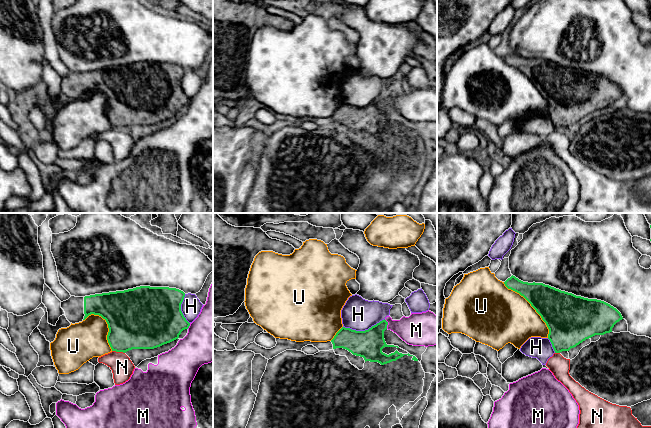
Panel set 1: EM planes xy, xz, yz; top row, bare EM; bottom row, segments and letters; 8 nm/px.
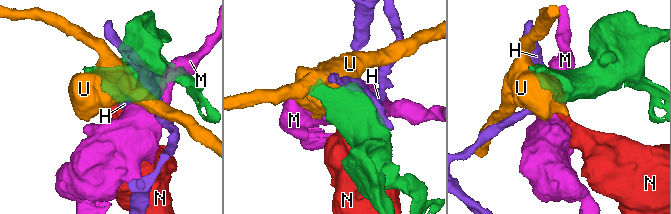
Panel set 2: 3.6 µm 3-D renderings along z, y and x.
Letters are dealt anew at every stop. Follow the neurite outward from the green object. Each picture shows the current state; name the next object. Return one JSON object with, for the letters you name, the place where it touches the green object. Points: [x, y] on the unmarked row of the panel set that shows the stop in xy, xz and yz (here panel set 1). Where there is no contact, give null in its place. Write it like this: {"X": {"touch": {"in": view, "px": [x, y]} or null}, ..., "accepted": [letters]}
{"accepted": []}

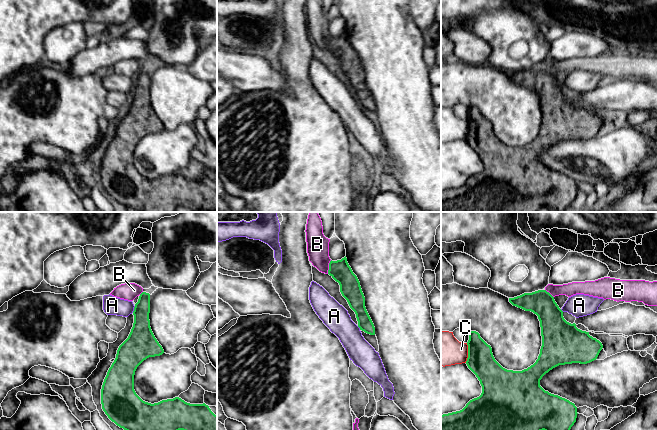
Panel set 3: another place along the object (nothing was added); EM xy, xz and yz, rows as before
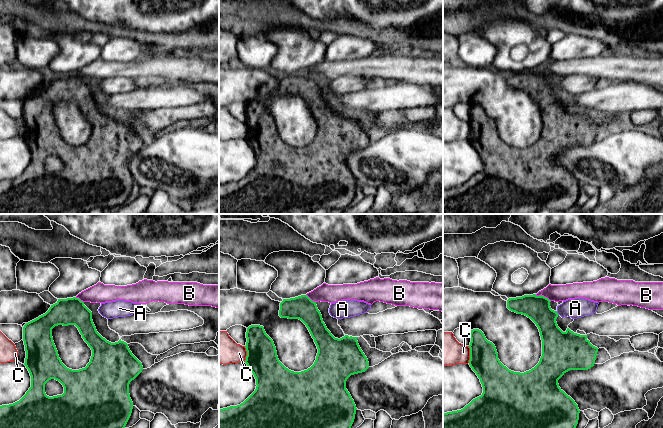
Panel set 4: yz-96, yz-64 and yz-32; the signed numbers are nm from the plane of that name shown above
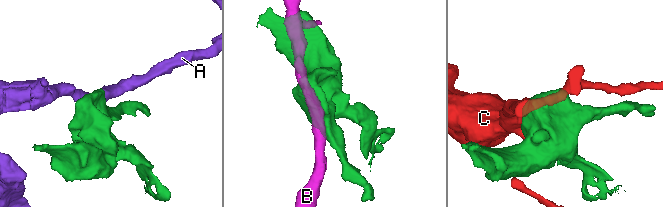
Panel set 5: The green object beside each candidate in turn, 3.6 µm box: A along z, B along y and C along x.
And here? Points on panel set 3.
{"accepted": []}

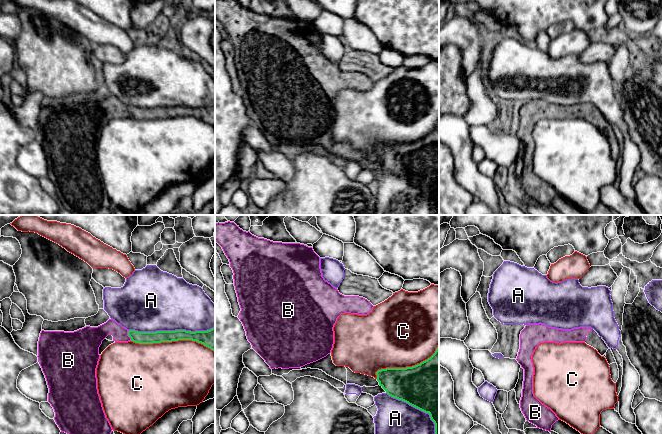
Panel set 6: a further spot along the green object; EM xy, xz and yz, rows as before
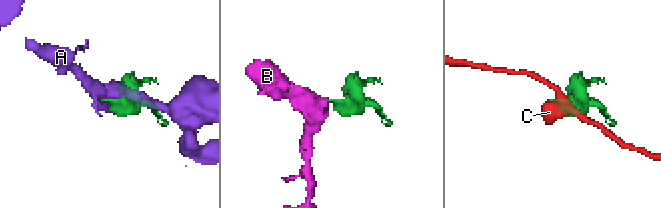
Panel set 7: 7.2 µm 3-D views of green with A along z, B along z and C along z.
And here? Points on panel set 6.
{"B": {"touch": {"in": "xy", "px": [128, 111]}}, "accepted": ["B"]}

